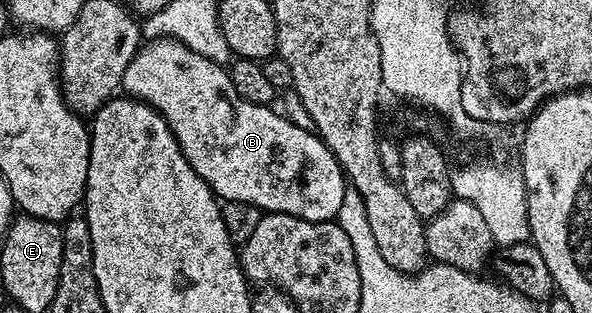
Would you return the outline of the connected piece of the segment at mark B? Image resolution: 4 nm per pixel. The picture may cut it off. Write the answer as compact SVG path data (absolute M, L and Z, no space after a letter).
M162 36L141 44L140 49L134 55L134 59L130 59L130 67L126 67L122 89L125 94L145 101L164 116L170 131L178 139L178 143L182 147L190 167L194 167L196 174L212 188L212 192L216 194L217 198L224 201L250 203L264 213L285 213L286 215L294 215L302 219L310 219L311 221L331 221L335 218L338 207L342 207L342 199L344 198L346 188L346 173L345 170L340 168L340 164L336 162L336 156L328 150L326 142L313 132L311 128L308 128L309 130L303 129L302 126L295 125L290 118L283 117L280 113L275 113L275 108L272 105L259 105L258 103L250 103L246 99L242 99L238 95L236 88L232 86L232 74L225 66L206 59L206 55L198 55L193 49L183 45L181 41L176 41L172 37Z

